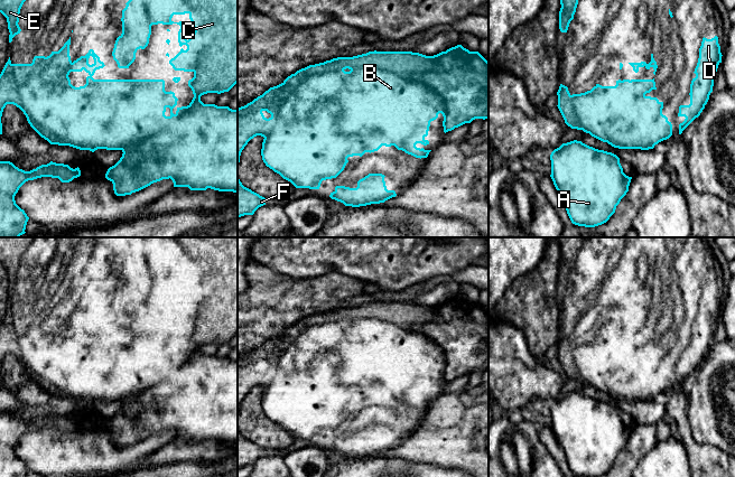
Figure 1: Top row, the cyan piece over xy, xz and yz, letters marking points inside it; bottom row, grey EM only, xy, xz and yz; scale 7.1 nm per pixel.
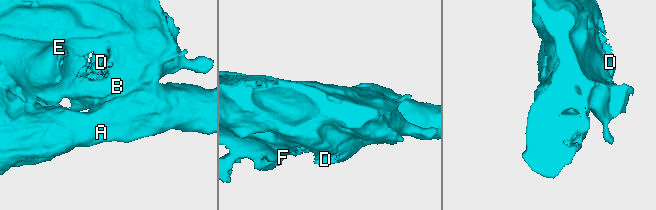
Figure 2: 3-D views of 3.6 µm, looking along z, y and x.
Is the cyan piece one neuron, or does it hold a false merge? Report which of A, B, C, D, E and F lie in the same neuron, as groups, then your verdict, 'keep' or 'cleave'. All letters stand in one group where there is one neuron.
groups A B / C D E F; cleave

